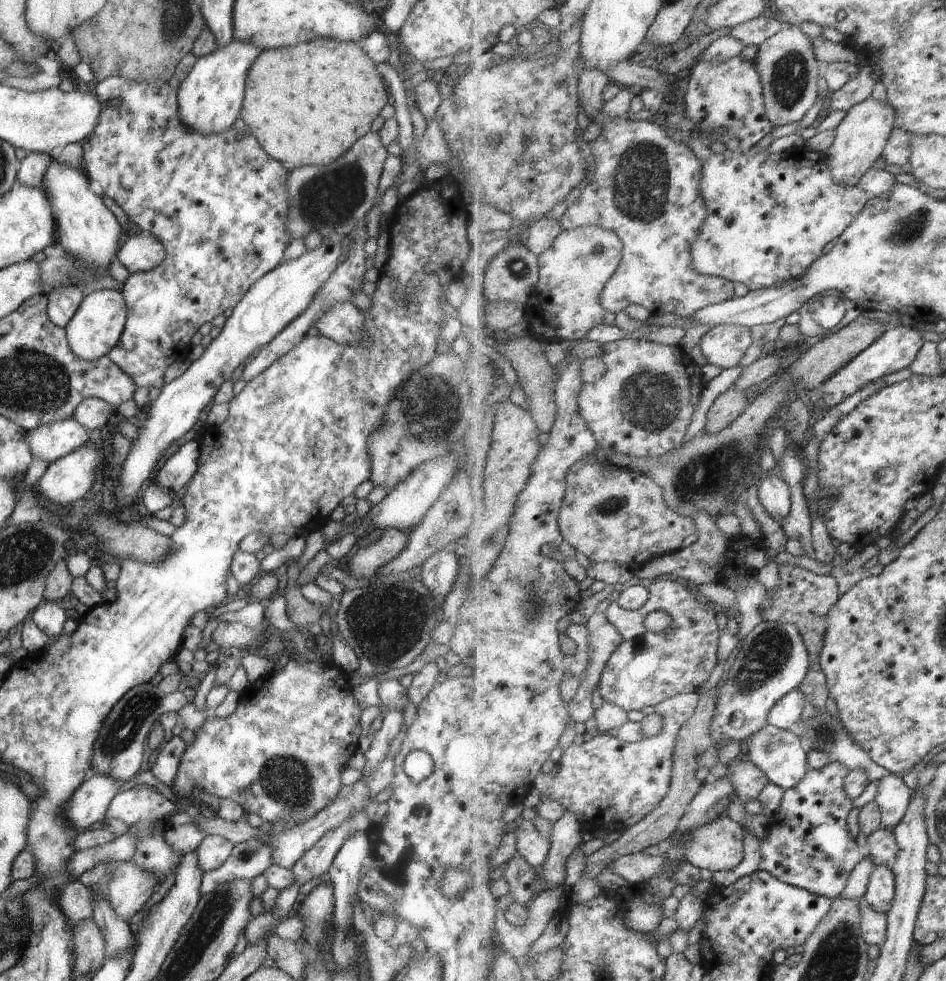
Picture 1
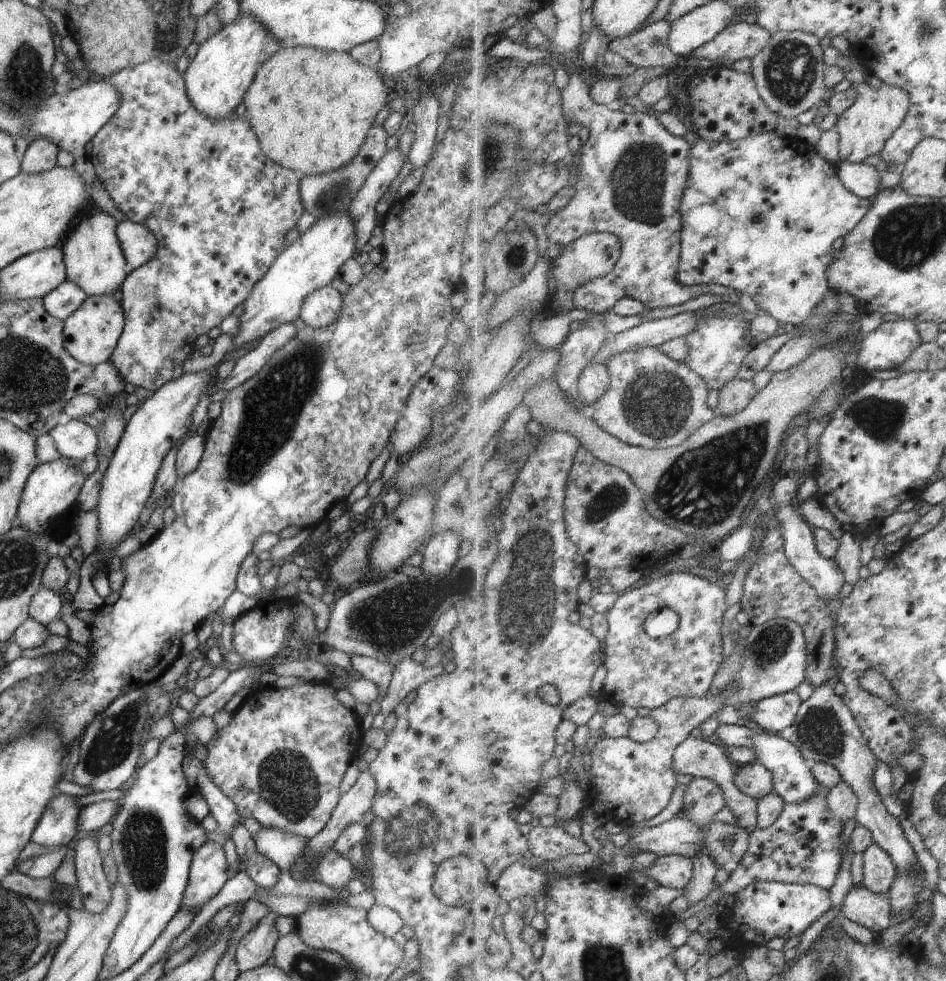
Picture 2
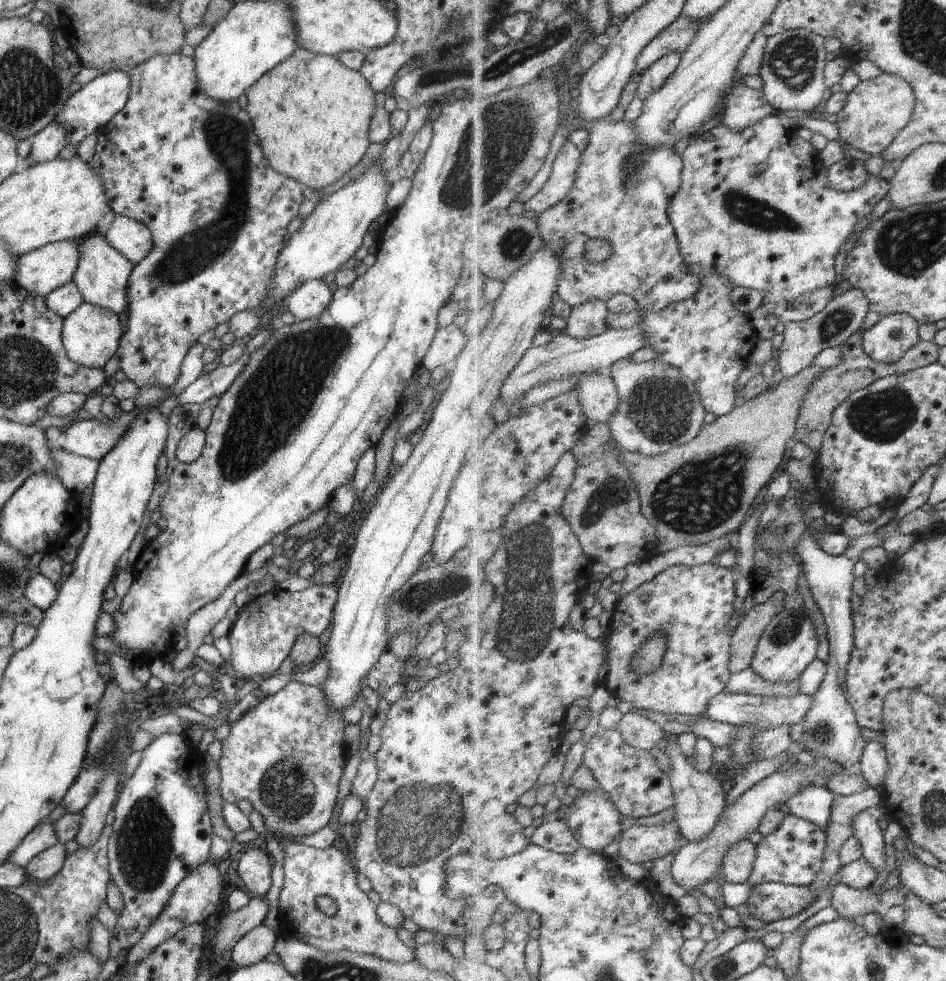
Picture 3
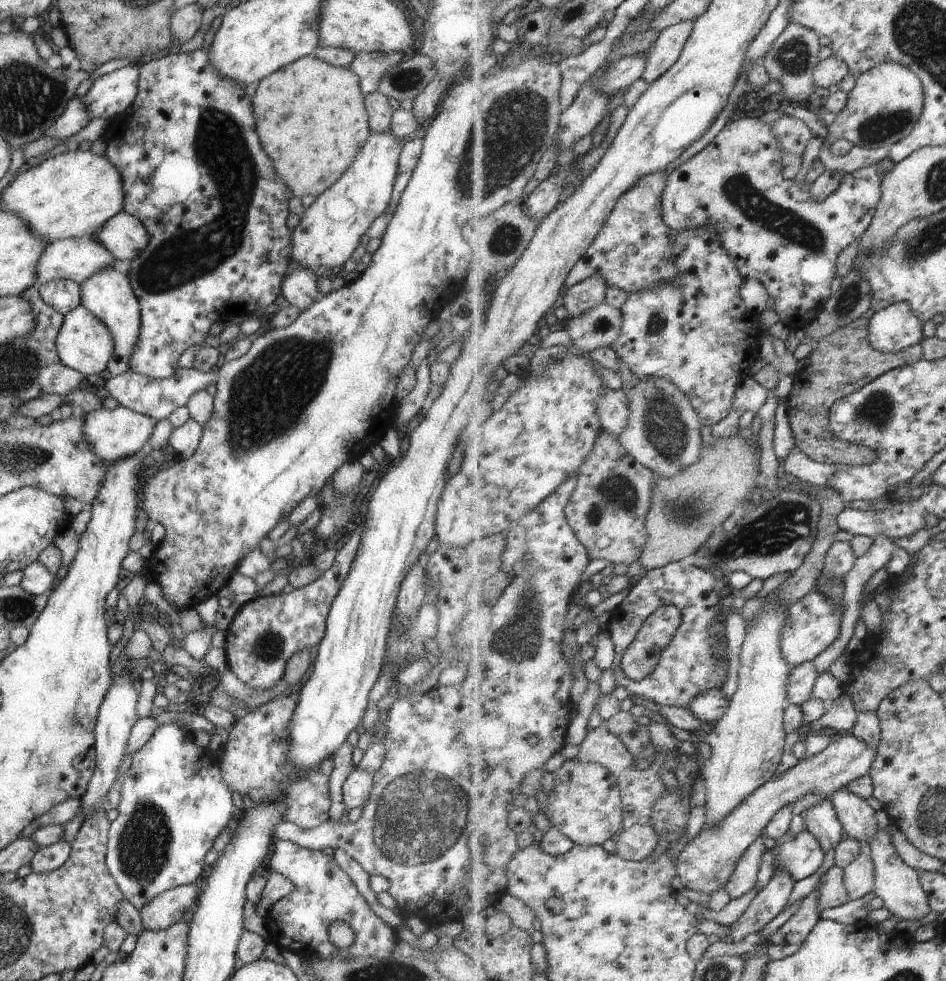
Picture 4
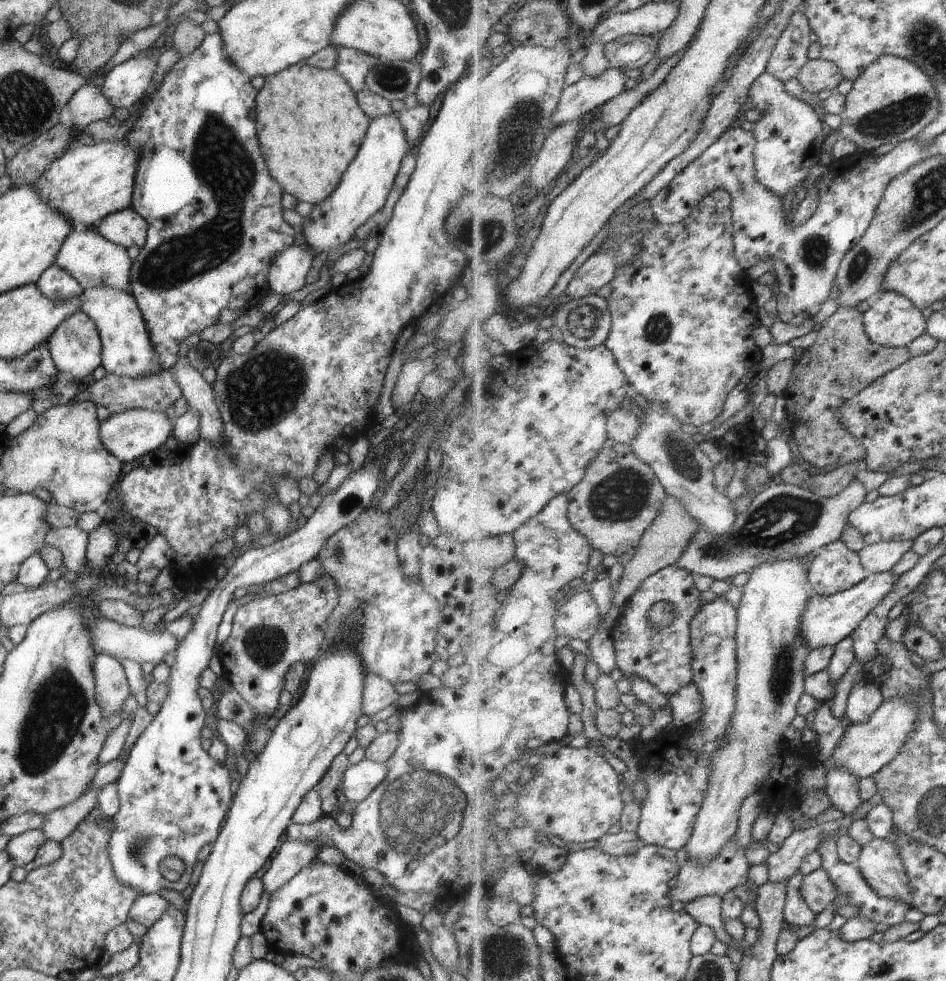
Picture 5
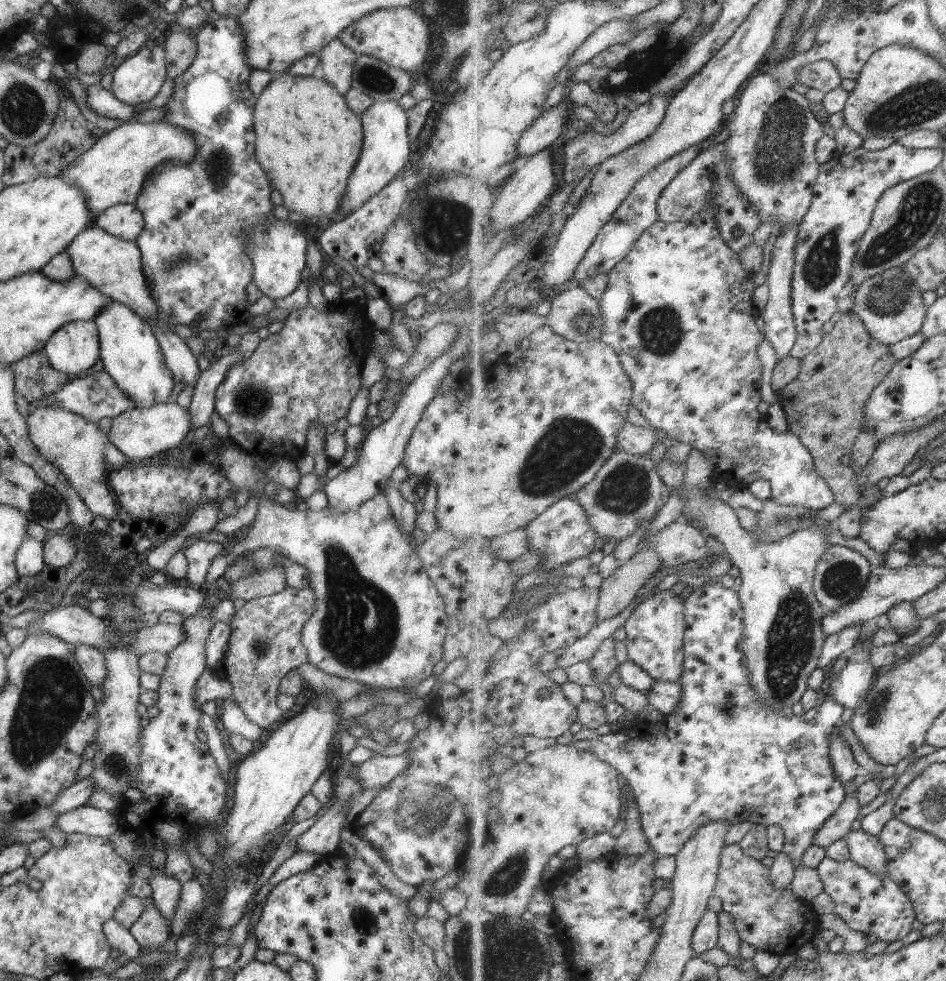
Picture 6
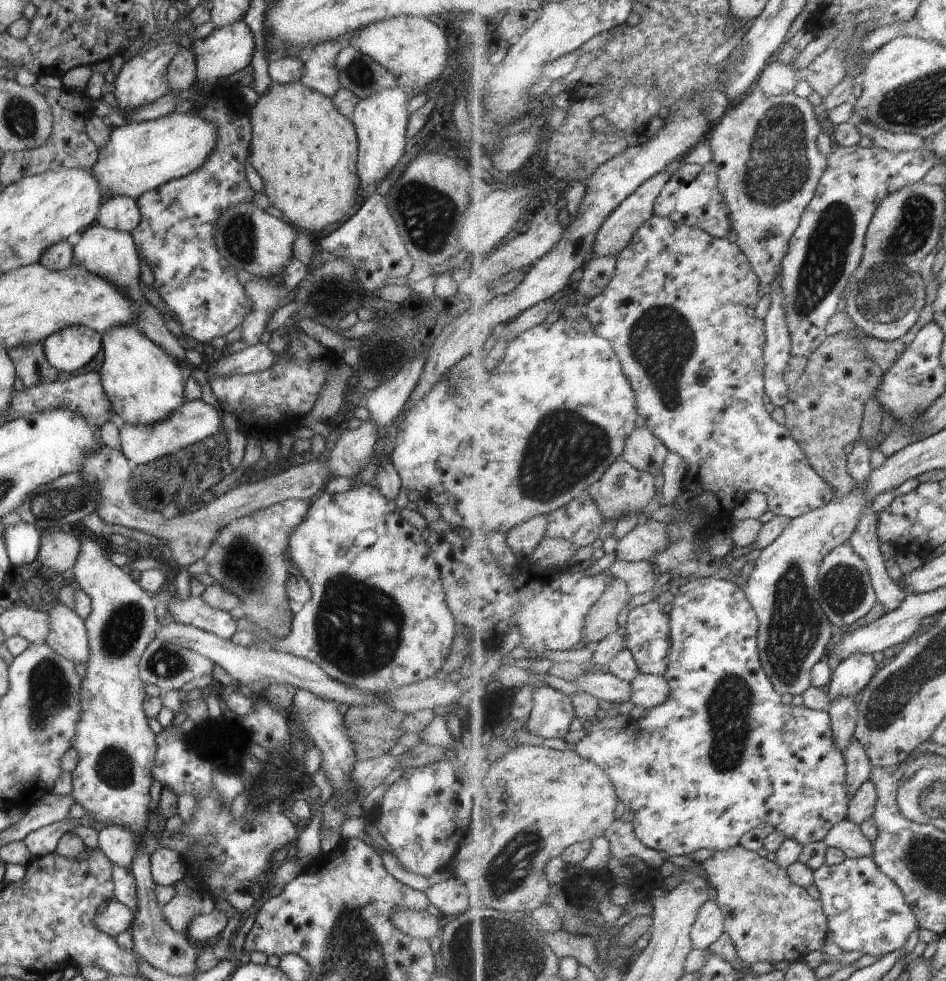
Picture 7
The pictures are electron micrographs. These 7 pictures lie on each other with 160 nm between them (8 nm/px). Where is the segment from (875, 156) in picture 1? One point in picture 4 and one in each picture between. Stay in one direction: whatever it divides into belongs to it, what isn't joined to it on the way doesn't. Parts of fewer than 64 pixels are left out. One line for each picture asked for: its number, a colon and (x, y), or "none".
2: (865, 129)
3: (877, 110)
4: (887, 101)

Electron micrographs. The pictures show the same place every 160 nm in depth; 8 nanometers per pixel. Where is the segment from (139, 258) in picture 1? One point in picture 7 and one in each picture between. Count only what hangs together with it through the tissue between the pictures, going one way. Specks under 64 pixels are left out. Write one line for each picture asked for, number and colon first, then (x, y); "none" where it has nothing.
2: (138, 244)
3: (132, 238)
4: (122, 235)
5: (125, 228)
6: (124, 221)
7: (120, 213)

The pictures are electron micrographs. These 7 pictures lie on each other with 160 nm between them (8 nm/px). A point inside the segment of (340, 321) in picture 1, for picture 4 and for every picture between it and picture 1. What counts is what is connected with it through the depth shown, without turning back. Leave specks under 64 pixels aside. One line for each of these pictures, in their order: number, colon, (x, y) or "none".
2: (320, 308)
3: (307, 301)
4: (298, 287)

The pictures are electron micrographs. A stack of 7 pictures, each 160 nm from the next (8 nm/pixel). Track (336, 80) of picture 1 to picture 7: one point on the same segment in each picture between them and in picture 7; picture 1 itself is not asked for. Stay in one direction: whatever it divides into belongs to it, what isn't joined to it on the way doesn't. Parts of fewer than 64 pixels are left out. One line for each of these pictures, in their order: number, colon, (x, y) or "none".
2: (310, 109)
3: (310, 114)
4: (310, 117)
5: (317, 127)
6: (323, 137)
7: (304, 150)

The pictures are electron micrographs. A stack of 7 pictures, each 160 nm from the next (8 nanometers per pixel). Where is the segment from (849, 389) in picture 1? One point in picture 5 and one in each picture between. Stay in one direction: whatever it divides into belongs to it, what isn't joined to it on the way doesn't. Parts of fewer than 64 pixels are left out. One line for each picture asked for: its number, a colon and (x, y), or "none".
2: (888, 347)
3: (888, 341)
4: (896, 328)
5: (893, 320)

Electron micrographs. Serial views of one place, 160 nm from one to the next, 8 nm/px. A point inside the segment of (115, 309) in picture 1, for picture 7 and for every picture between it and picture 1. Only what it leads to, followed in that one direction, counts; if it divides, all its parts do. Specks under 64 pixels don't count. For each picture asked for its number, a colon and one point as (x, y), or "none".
2: (90, 332)
3: (90, 334)
4: (83, 343)
5: (75, 347)
6: (72, 348)
7: (66, 350)

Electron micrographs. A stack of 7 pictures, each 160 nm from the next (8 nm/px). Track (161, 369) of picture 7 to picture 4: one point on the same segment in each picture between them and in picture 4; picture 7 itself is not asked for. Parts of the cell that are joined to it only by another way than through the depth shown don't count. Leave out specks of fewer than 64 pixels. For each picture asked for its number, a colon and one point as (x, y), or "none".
4: (106, 293)
5: (126, 351)
6: (130, 354)

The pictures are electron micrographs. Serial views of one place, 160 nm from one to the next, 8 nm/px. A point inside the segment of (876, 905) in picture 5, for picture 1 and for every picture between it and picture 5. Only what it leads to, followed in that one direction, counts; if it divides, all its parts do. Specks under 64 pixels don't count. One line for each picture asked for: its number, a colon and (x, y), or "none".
1: (779, 753)
2: (794, 781)
3: (814, 802)
4: (822, 820)

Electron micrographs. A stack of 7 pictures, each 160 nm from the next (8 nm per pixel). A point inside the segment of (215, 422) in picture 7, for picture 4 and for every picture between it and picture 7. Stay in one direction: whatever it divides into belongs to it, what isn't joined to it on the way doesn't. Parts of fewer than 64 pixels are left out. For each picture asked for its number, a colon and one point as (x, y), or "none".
4: (110, 434)
5: (128, 434)
6: (139, 432)

